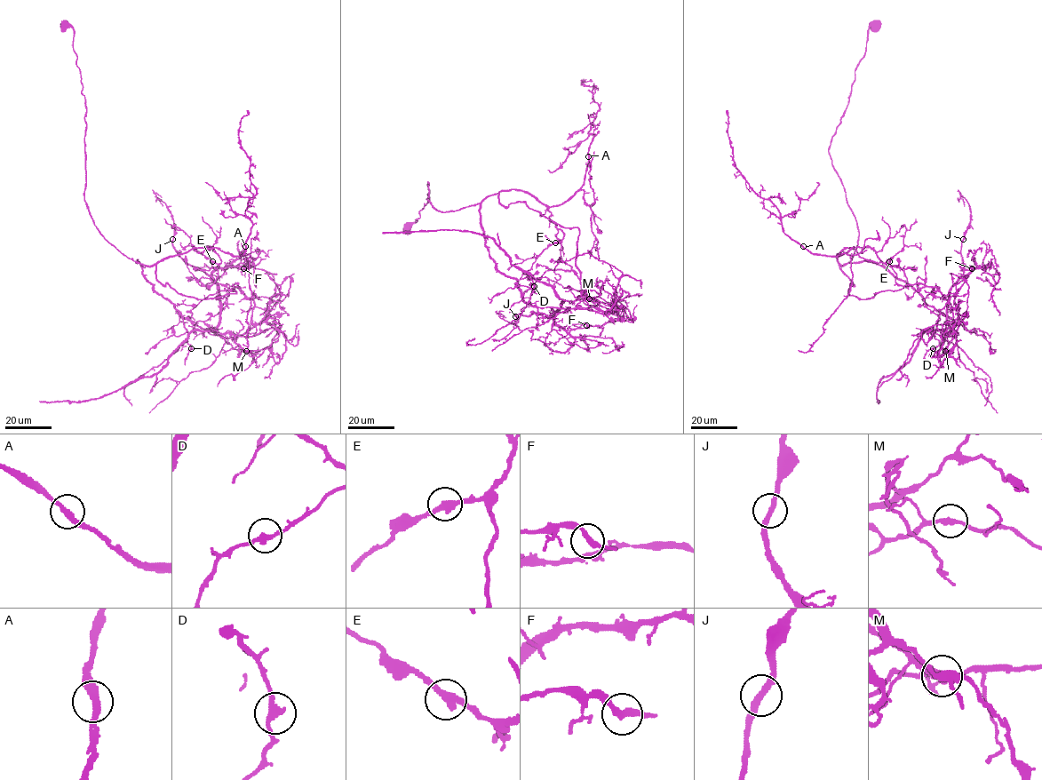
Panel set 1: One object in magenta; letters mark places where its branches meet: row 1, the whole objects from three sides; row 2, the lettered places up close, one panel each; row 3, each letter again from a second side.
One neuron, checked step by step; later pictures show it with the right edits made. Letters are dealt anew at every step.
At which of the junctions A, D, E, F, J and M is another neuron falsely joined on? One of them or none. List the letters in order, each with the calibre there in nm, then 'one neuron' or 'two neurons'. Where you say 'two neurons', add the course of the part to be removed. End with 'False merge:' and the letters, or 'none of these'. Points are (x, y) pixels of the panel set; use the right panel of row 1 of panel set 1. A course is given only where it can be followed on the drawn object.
A: 280 nm | one neuron
D: 320 nm | one neuron
E: 320 nm | one neuron
F: 300 nm | one neuron
J: 280 nm | one neuron
M: 300 nm | two neurons | (945, 351), (953, 347), (941, 362), (949, 329), (946, 337), (926, 330), (910, 359), (879, 381), (879, 401)
False merge: M

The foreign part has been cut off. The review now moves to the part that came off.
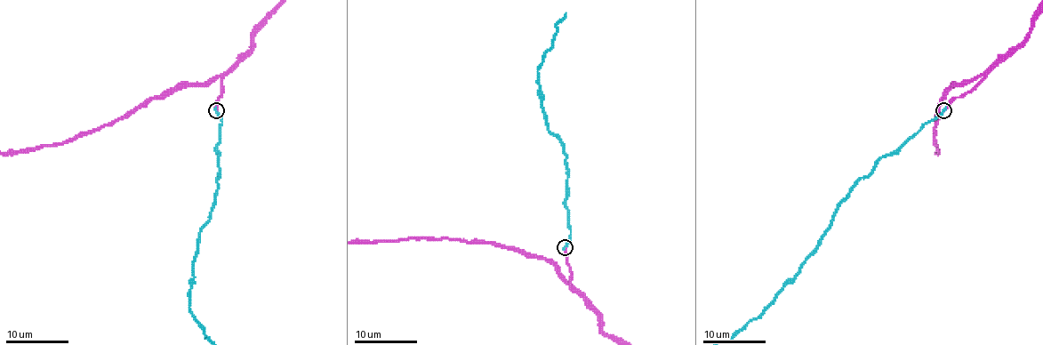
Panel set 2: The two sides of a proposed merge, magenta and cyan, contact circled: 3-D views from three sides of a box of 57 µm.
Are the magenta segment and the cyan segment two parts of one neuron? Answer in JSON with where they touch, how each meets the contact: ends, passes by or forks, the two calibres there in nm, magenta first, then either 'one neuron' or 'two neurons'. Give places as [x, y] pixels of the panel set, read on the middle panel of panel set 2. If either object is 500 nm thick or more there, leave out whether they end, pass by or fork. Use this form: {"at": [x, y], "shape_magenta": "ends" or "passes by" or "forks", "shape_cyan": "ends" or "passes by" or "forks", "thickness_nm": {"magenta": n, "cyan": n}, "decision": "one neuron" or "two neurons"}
{"at": [565, 247], "shape_magenta": "ends", "shape_cyan": "ends", "thickness_nm": {"magenta": 220, "cyan": 280}, "decision": "one neuron"}

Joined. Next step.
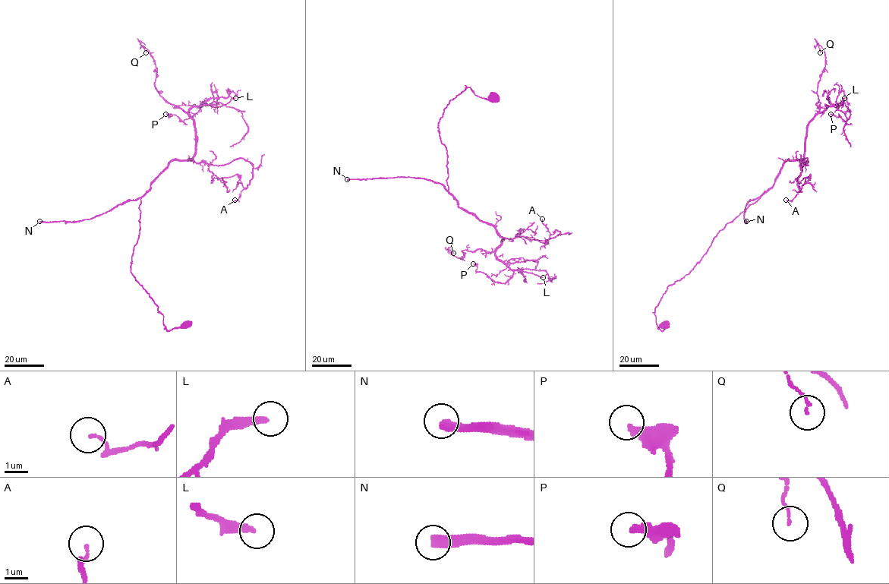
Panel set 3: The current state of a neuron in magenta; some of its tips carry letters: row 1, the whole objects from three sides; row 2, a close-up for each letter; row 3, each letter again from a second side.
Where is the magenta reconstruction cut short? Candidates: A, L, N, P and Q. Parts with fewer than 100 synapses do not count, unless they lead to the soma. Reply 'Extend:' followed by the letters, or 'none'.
Extend: N

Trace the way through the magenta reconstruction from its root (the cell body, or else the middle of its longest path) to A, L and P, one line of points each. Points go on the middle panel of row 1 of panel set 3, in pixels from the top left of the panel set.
A: (493, 97), (466, 87), (444, 109), (438, 128), (449, 192), (504, 238), (560, 235), (551, 235), (542, 219)
L: (493, 97), (466, 87), (444, 109), (438, 128), (449, 192), (502, 238), (498, 259), (543, 277)
P: (493, 97), (466, 87), (438, 124), (449, 192), (502, 238), (495, 255), (512, 276), (496, 282), (473, 263)

